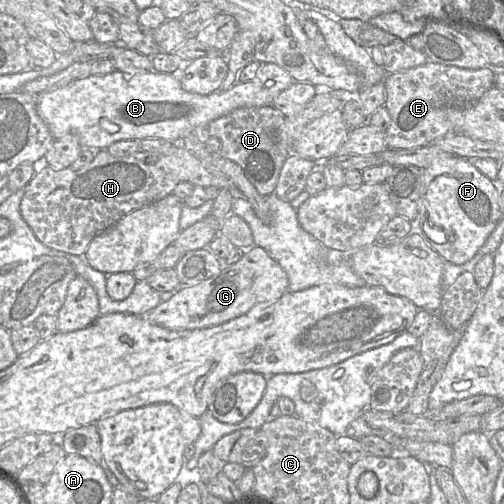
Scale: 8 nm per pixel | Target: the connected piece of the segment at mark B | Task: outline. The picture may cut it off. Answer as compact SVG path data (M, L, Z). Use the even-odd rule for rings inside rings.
M262 63L257 75L250 81L238 83L226 91L215 91L201 95L183 90L180 74L160 73L154 70L137 73L124 73L114 70L108 74L89 75L73 80L67 85L38 94L37 112L47 124L54 139L65 135L76 135L82 148L107 149L120 140L142 140L144 138L162 138L174 144L194 133L196 127L224 116L240 107L272 106L274 99L294 81L288 72L274 63ZM273 80L271 87L266 82Z

